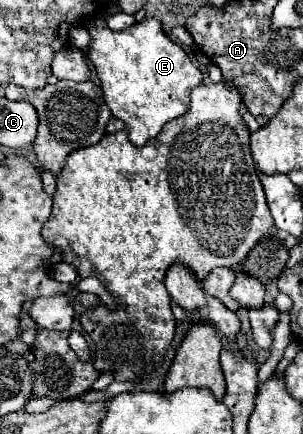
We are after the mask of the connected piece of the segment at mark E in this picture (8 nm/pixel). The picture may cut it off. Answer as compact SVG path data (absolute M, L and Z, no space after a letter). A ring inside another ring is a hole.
M145 18L121 32L107 28L105 22L93 22L89 34L91 44L85 52L101 80L103 100L113 116L125 122L129 140L135 146L143 146L161 132L163 124L187 112L189 90L201 84L203 74L185 50L163 32L161 22Z

